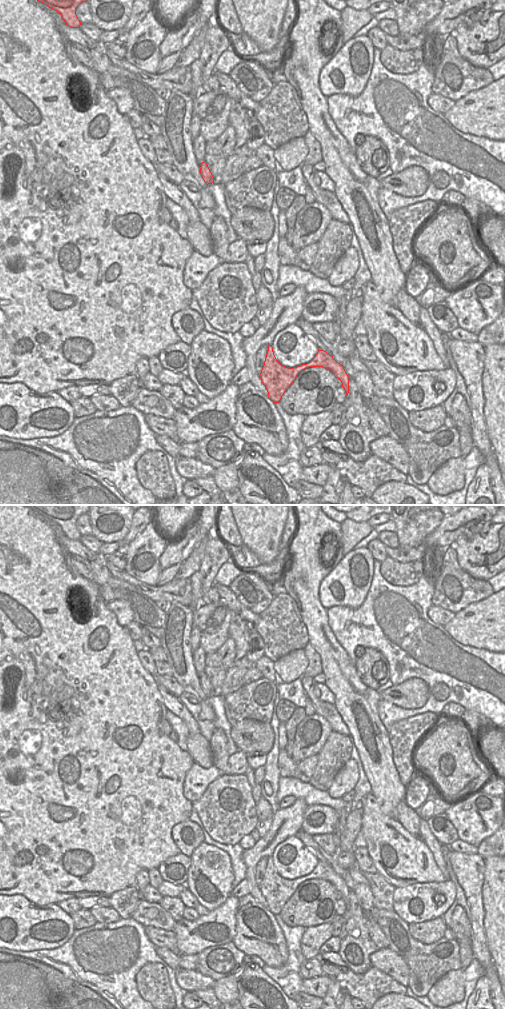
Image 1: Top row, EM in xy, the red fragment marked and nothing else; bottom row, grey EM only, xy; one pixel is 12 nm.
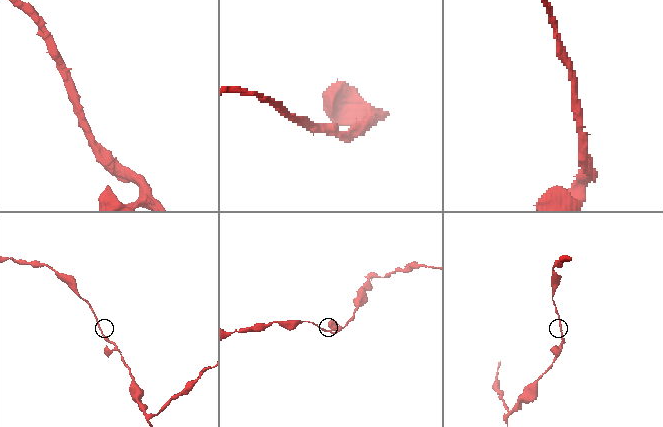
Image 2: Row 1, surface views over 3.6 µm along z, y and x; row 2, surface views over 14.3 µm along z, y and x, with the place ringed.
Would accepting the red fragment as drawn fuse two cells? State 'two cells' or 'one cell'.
one cell

